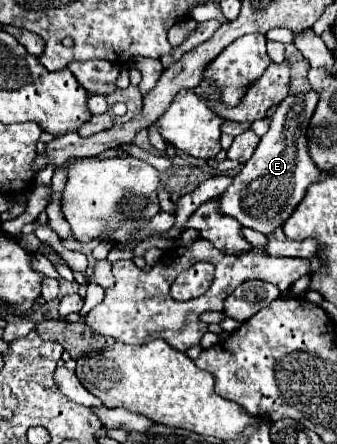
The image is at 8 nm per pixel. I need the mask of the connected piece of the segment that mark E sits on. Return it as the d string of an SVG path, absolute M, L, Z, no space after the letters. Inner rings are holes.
M315 90L283 98L283 102L271 116L267 134L255 148L255 154L245 162L243 170L233 178L233 184L217 198L219 214L231 216L239 220L243 226L253 228L265 236L271 234L275 228L279 228L287 220L287 216L291 216L301 196L305 194L307 186L313 184L315 180L321 180L321 172L307 156L307 140L305 140L305 132L313 116L313 110L317 106L317 100L319 94Z

